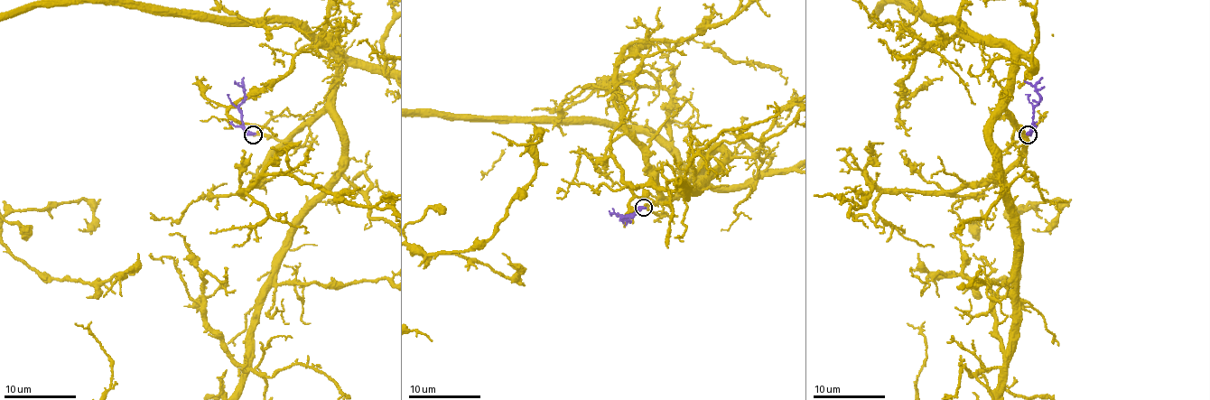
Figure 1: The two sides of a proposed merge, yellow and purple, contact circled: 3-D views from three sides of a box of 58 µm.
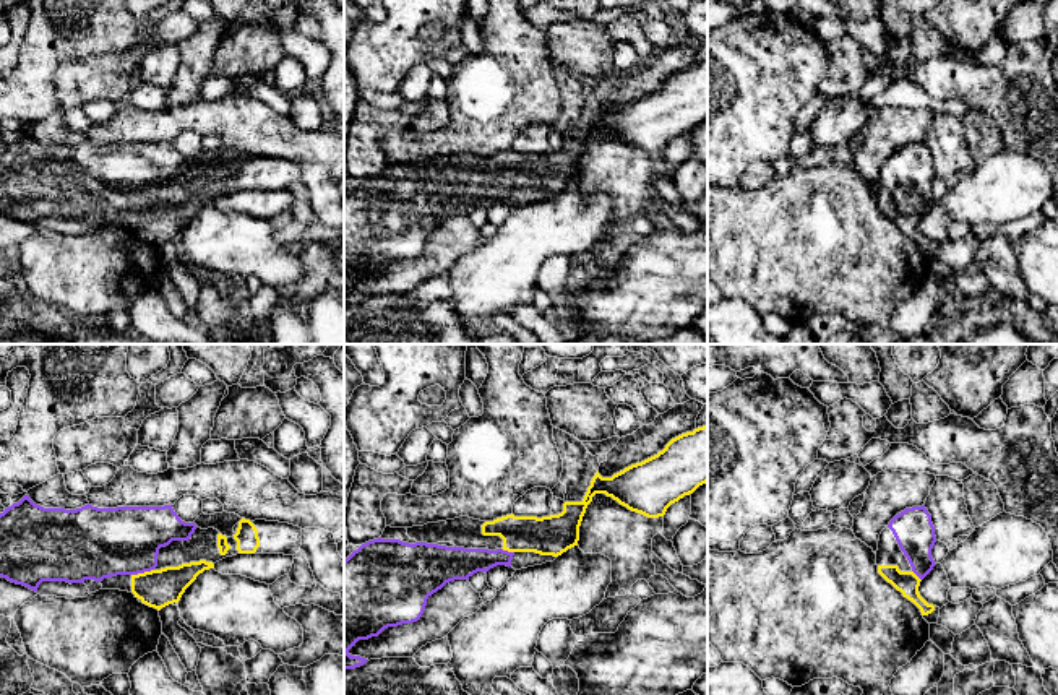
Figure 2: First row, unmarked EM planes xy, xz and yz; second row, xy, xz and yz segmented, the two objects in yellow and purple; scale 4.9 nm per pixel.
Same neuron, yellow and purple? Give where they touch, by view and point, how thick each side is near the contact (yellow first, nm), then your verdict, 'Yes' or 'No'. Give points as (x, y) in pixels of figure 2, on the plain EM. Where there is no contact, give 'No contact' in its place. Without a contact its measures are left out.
Touches yellow at xy (141, 210). Thickness 190 nm (yellow) against 340 nm. Yes

